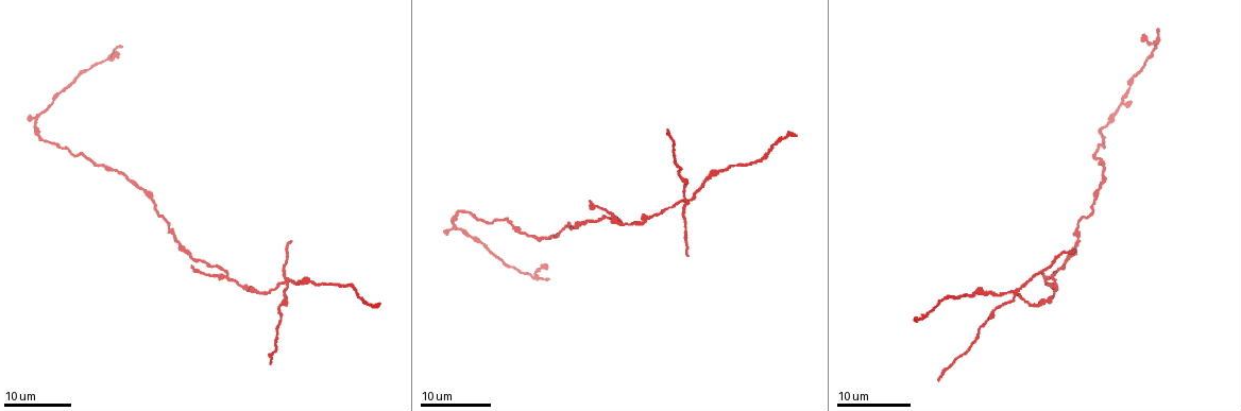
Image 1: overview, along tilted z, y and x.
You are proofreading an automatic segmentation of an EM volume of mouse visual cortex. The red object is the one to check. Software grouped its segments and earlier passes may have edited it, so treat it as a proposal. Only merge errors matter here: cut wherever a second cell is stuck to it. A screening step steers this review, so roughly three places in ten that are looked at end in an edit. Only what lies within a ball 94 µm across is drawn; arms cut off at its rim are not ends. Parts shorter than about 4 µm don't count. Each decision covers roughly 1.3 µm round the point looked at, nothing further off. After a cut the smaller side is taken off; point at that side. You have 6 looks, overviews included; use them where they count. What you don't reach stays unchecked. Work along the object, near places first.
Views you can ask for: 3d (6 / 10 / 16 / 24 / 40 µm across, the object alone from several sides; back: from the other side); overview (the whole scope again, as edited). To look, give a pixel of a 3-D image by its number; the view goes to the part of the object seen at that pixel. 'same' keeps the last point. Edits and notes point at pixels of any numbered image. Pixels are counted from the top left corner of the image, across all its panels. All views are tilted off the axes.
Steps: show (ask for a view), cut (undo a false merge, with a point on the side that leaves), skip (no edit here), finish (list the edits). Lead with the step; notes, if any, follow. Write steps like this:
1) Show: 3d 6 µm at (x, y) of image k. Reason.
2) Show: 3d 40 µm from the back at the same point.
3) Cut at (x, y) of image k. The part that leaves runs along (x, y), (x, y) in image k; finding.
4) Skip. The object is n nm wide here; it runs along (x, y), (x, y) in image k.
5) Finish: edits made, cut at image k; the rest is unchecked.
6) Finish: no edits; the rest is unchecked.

Show: 3d 24 µm at (537, 275) of image 1. Four arms meet.

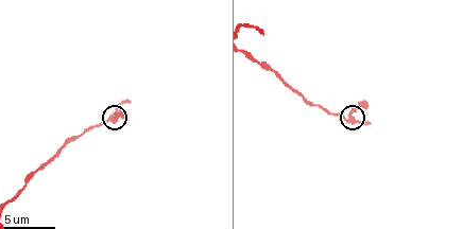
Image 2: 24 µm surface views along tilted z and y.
Show: 3d 10 µm at (113, 120) of image 2.

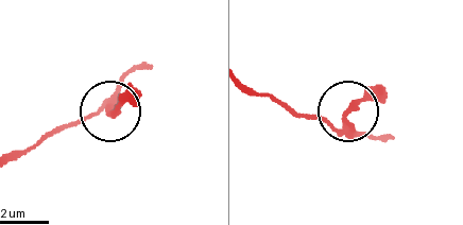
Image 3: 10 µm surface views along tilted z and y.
Show: 3d 6 µm at (346, 119) of image 3. Closer look.

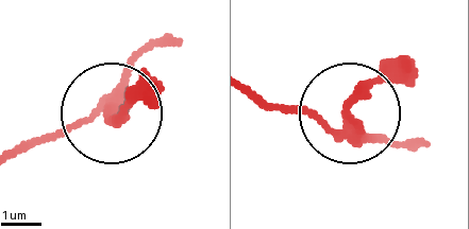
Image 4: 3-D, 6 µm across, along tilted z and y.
Skip. The object is 230 nm wide here; it runs along (13, 157), (104, 112), (136, 62), (168, 41) in image 4; all the same cell.

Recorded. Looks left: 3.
Show: 3d 24 µm at (227, 277) of image 1. Two arms at a narrow angle.

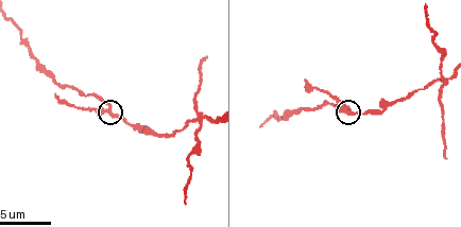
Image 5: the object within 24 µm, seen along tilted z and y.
Show: 3d 10 µm at (345, 110) of image 5.

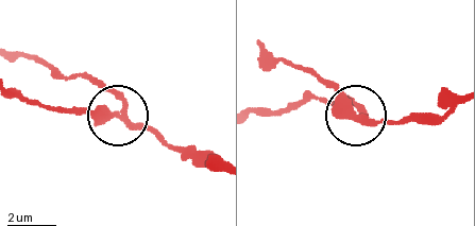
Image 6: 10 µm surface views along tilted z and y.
Cut at (95, 120) of image 6. The side arm is 6 µm long; the part that leaves runs along (130, 124), (17, 96) in image 6; two cells meet here.

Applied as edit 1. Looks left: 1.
Show: 3d 16 µm at (445, 80) of image 5. Four or more arms meet.

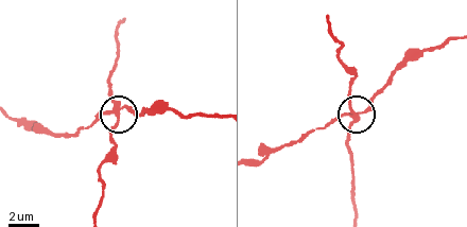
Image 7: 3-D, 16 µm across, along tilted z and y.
Cut at (111, 128) of image 7. 4 arms meet here; the part that leaves runs along (115, 112), (109, 132), (115, 151), (100, 171), (98, 213) in image 7; two cells meet here.

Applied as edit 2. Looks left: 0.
Finish: edits made, cut at image 6, cut at image 7; the rest is unchecked.

